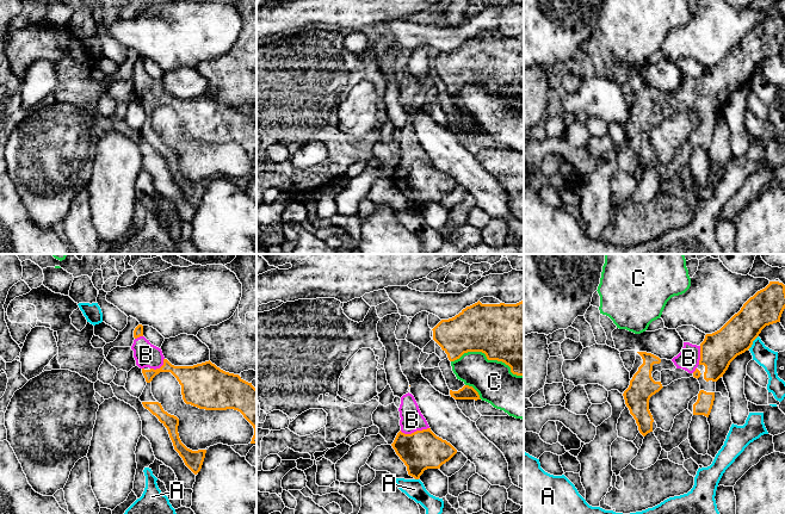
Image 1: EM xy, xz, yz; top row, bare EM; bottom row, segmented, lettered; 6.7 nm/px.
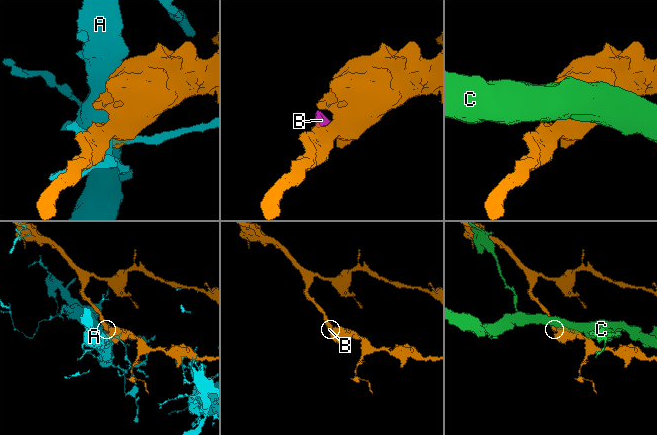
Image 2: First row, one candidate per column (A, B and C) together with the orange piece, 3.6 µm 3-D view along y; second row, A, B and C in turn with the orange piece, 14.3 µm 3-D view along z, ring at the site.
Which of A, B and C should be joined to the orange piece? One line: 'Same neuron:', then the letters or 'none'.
Same neuron: B

